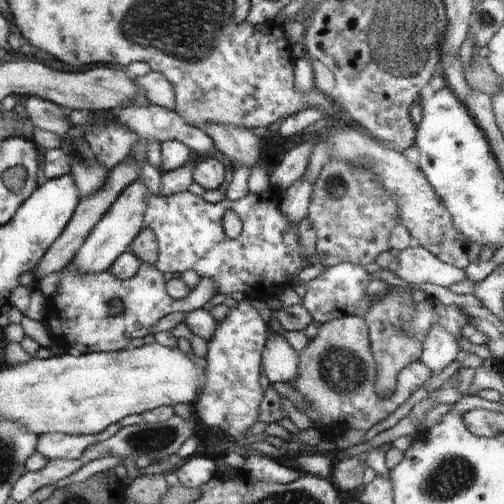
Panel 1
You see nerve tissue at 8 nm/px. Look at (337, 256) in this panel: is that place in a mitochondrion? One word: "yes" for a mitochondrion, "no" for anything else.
no

